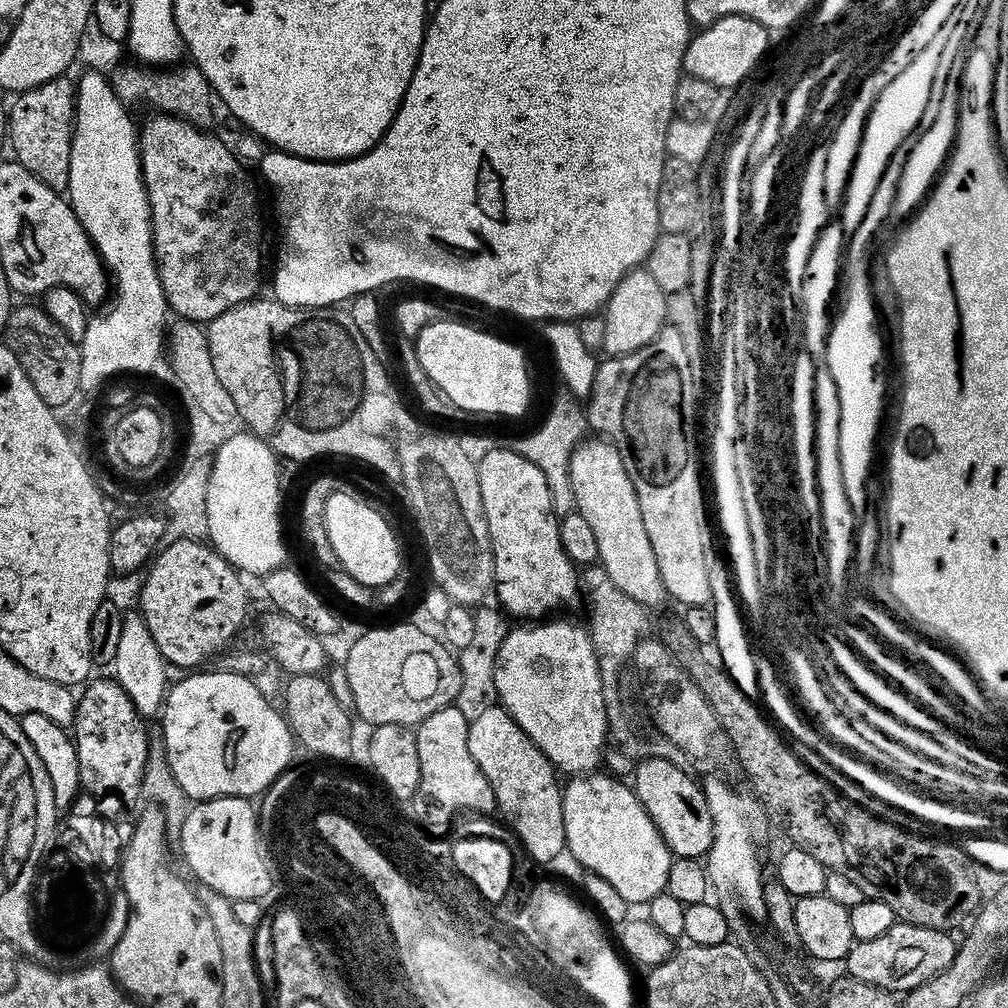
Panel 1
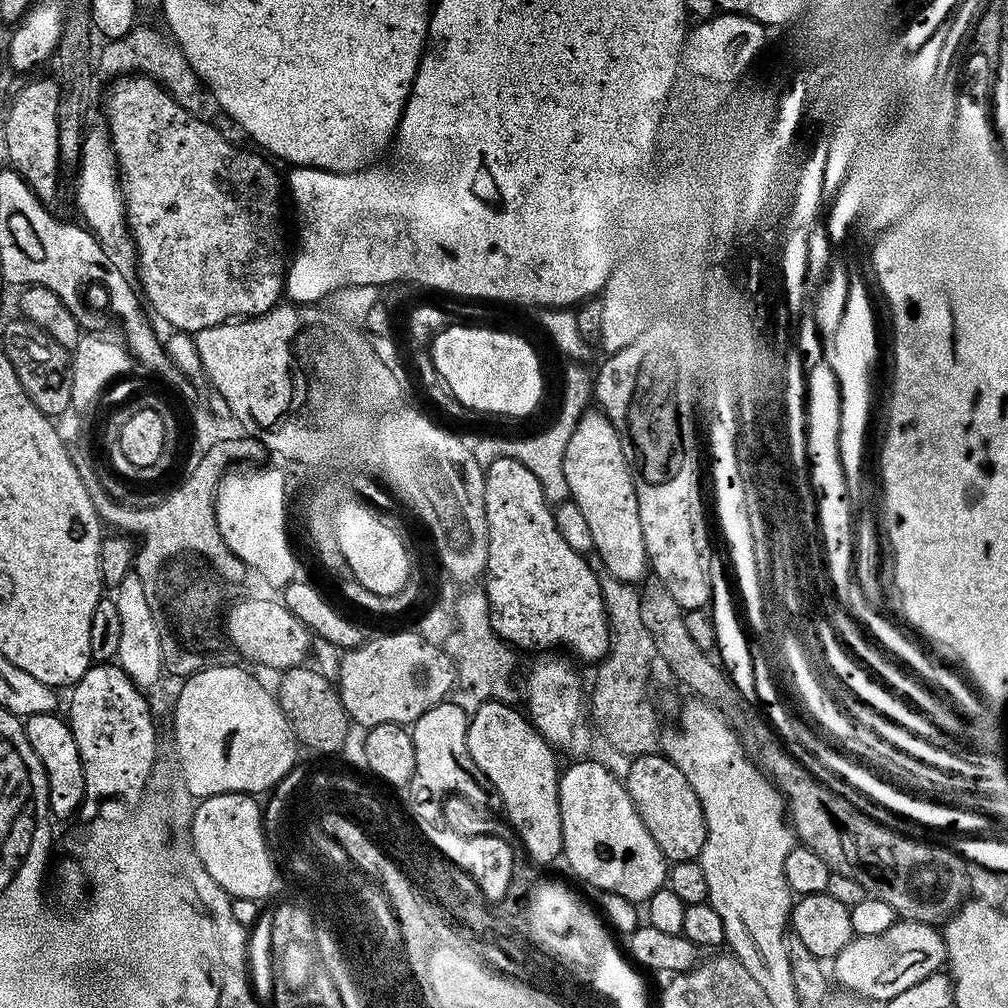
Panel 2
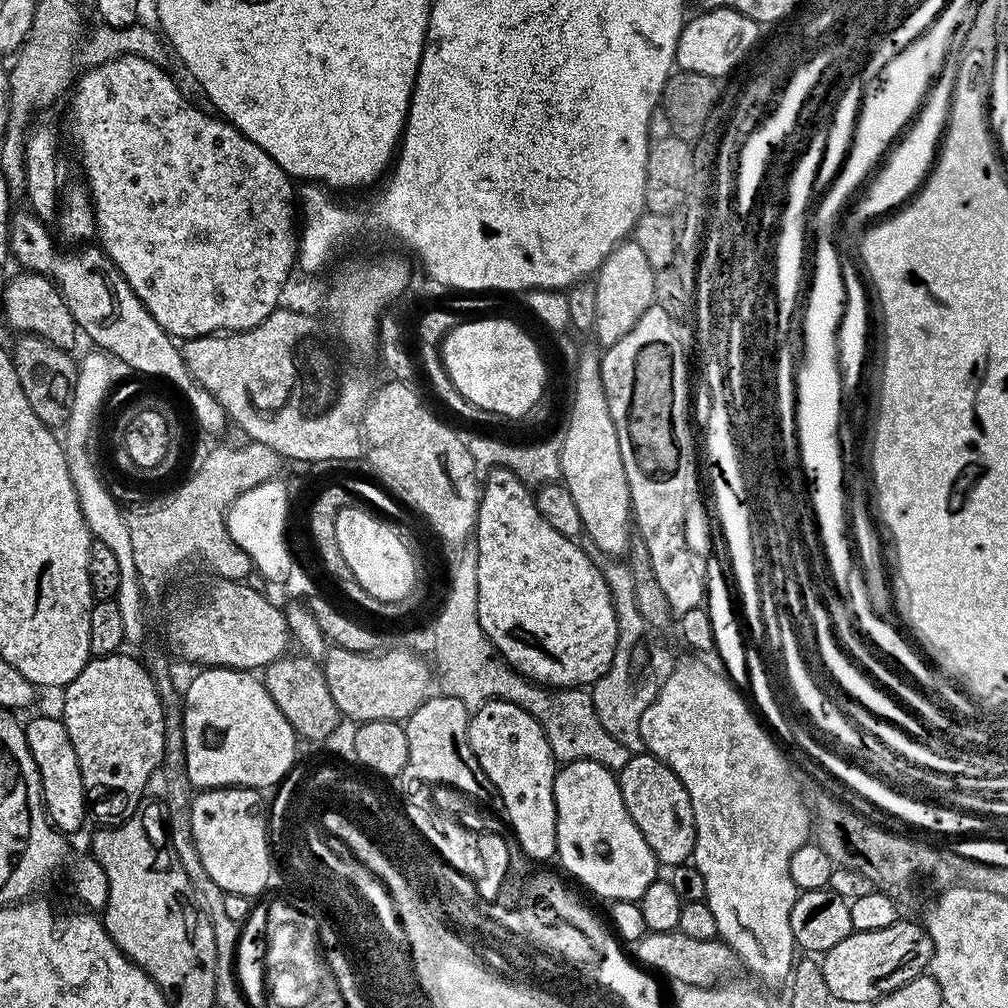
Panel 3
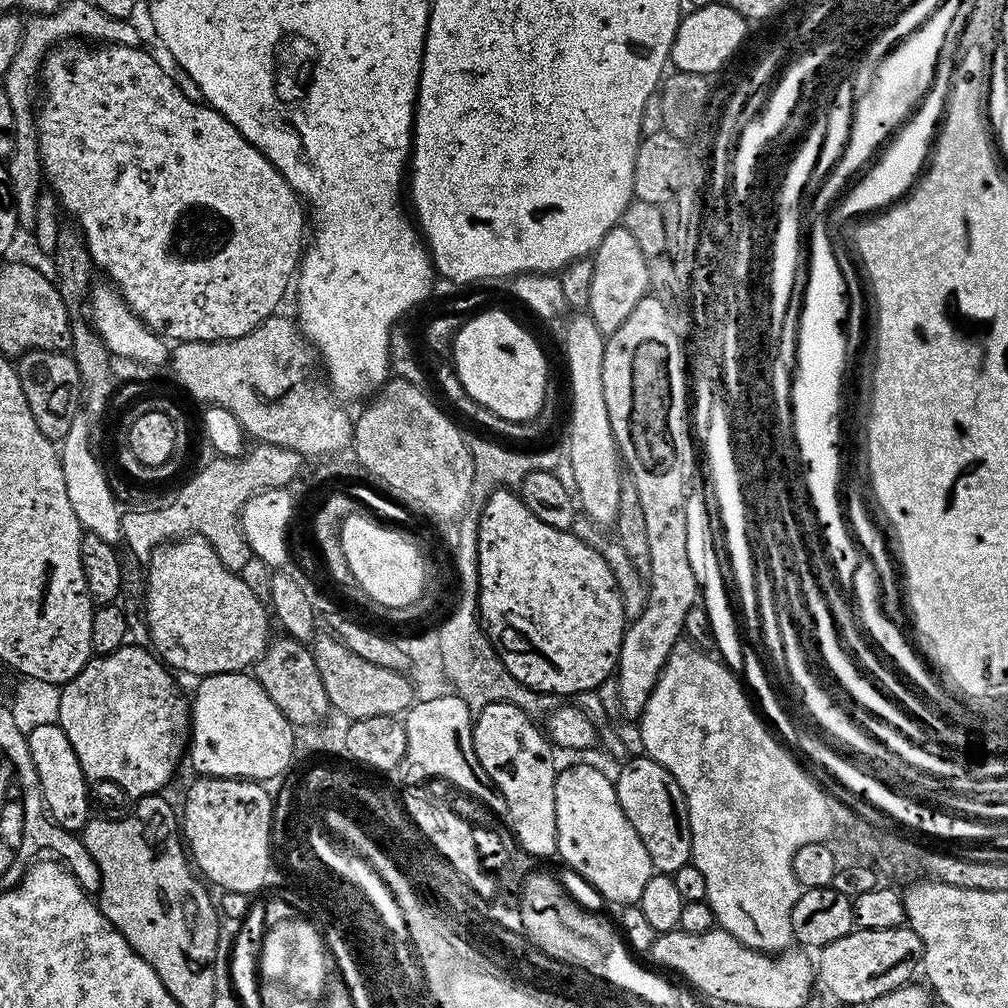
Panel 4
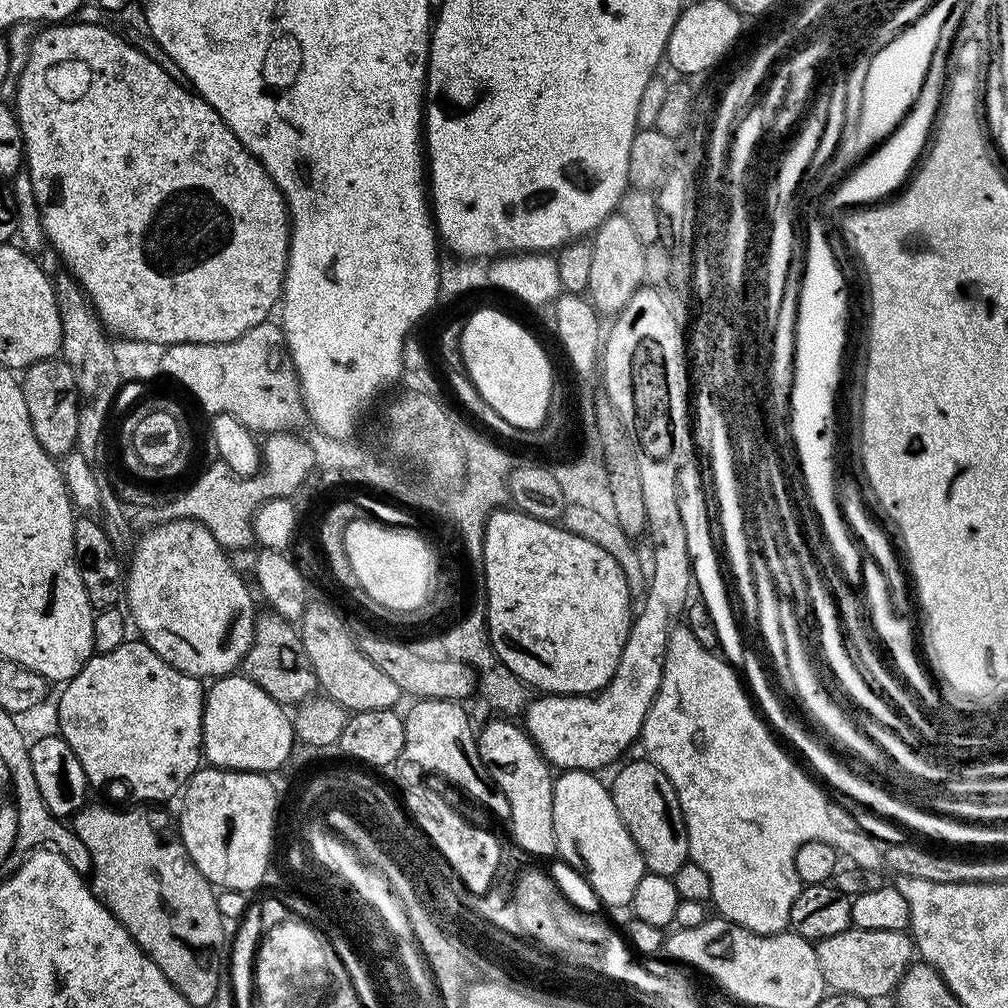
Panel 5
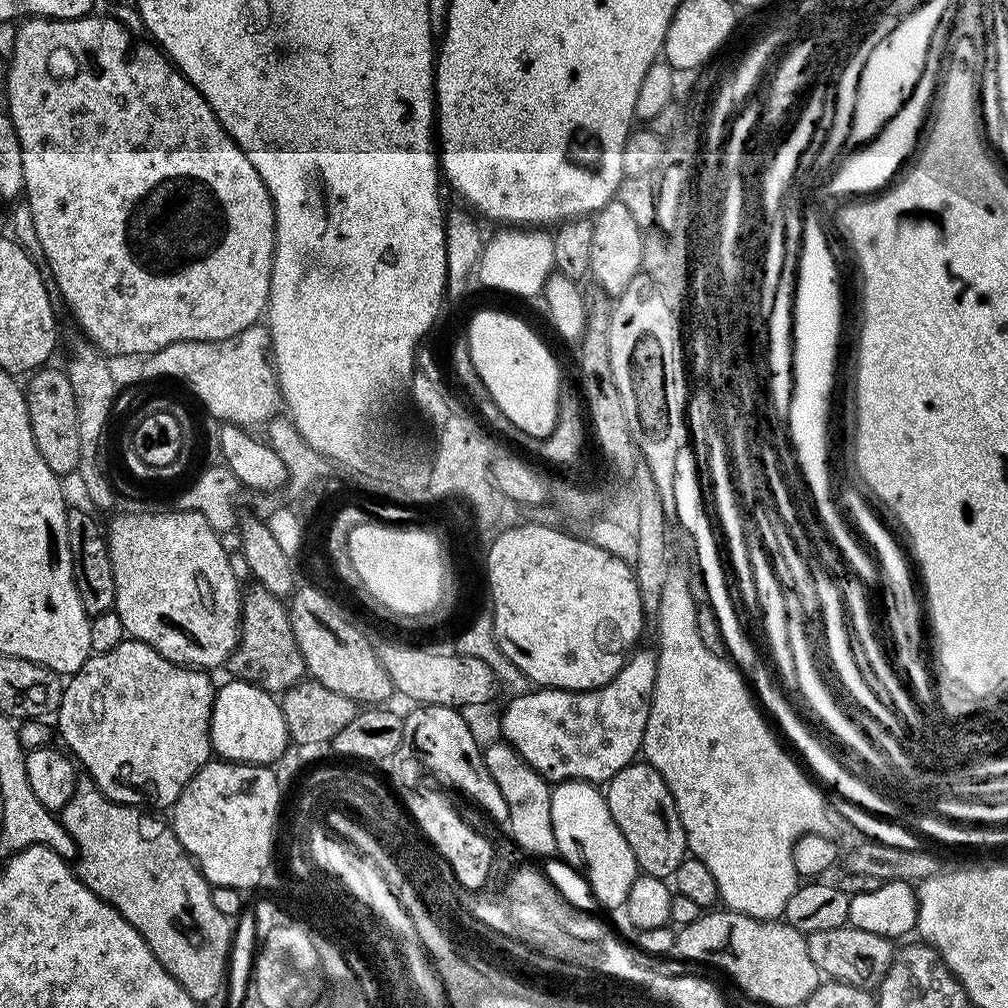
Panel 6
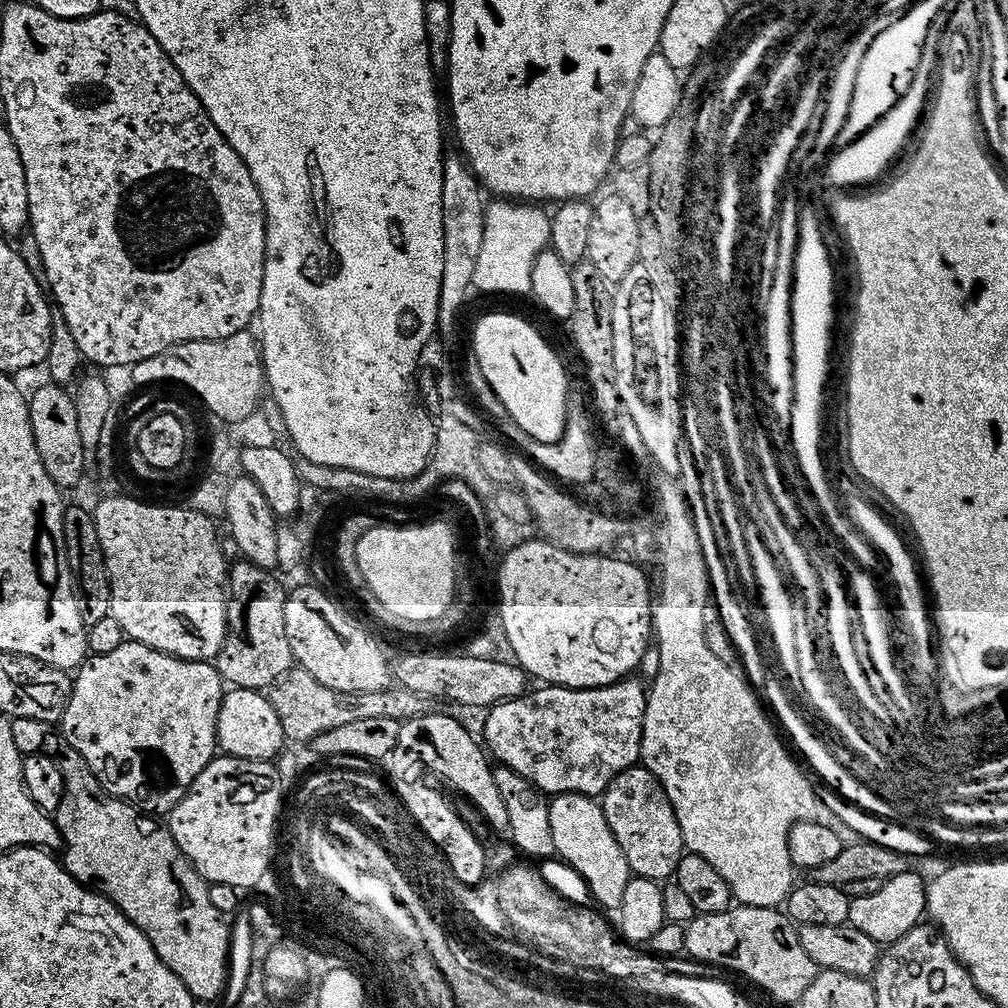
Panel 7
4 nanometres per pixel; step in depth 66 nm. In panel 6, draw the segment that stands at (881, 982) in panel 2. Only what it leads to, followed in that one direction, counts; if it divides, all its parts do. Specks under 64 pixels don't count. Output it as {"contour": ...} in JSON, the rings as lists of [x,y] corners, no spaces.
{"contour":[[[851,926],[809,932],[806,936],[810,958],[814,966],[829,980],[837,980],[850,986],[875,989],[890,970],[894,955],[893,941],[886,936],[870,934]]]}

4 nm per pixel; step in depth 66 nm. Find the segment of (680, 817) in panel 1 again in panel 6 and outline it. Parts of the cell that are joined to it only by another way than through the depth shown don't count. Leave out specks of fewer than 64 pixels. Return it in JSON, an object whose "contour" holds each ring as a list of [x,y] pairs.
{"contour":[[[647,762],[627,764],[608,781],[606,799],[610,818],[614,818],[618,830],[622,830],[622,838],[626,838],[630,850],[634,850],[637,869],[643,875],[668,880],[674,870],[682,866],[689,850],[682,818],[678,818],[678,806],[674,806],[670,786],[666,786],[662,774]]]}

